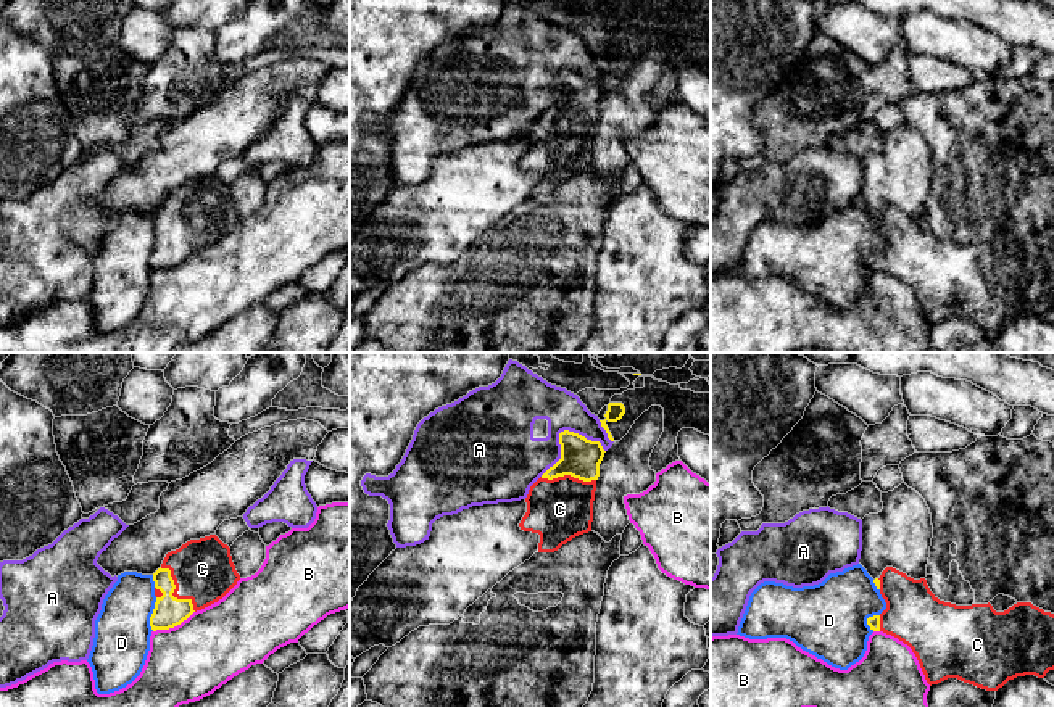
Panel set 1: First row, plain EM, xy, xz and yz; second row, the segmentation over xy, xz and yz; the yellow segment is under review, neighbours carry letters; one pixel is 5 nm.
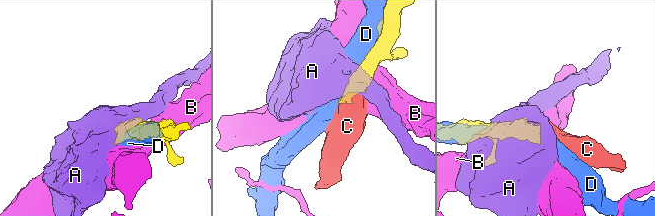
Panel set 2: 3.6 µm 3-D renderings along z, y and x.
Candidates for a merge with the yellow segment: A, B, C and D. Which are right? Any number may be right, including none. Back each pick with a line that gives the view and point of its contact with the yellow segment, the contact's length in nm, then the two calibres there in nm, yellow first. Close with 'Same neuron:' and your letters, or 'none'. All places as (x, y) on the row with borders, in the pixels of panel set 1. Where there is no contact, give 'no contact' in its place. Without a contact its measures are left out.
C: meets yellow in xy at (173, 591); contact 280 nm long; 150 nm thick on the yellow side, 300 nm on the other
Same neuron: C

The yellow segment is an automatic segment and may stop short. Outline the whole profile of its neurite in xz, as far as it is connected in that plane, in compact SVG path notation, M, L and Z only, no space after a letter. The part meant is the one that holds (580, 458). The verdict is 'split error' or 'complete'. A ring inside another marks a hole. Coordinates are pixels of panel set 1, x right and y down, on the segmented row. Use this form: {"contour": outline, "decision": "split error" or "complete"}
{"contour": "M564 430L559 433L561 459L529 490L527 512L519 527L540 535L538 552L554 552L572 538L591 531L593 501L604 449L600 441Z", "decision": "split error"}

